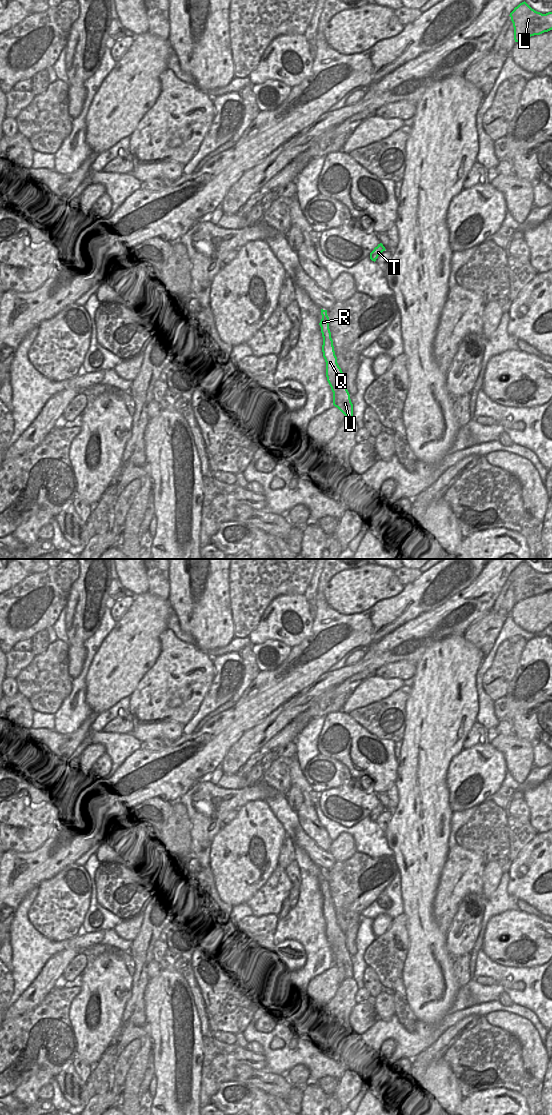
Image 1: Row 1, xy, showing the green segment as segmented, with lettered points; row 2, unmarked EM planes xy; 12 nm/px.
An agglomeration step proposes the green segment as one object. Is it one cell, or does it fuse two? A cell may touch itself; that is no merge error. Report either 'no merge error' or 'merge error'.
merge error

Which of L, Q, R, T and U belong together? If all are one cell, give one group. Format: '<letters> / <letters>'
L T / Q R U

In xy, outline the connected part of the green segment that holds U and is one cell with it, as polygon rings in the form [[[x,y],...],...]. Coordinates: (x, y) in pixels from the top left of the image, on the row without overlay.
[[[321,869],[322,879],[319,883],[323,897],[322,912],[326,922],[326,937],[333,954],[336,957],[335,967],[337,967],[346,978],[353,977],[353,964],[350,954],[346,948],[346,937],[337,923],[333,900],[329,889],[329,877],[327,870]]]

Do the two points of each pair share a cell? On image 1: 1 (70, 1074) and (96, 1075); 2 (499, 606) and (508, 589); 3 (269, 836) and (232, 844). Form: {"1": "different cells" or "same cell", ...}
{"1": "different cells", "2": "same cell", "3": "same cell"}

